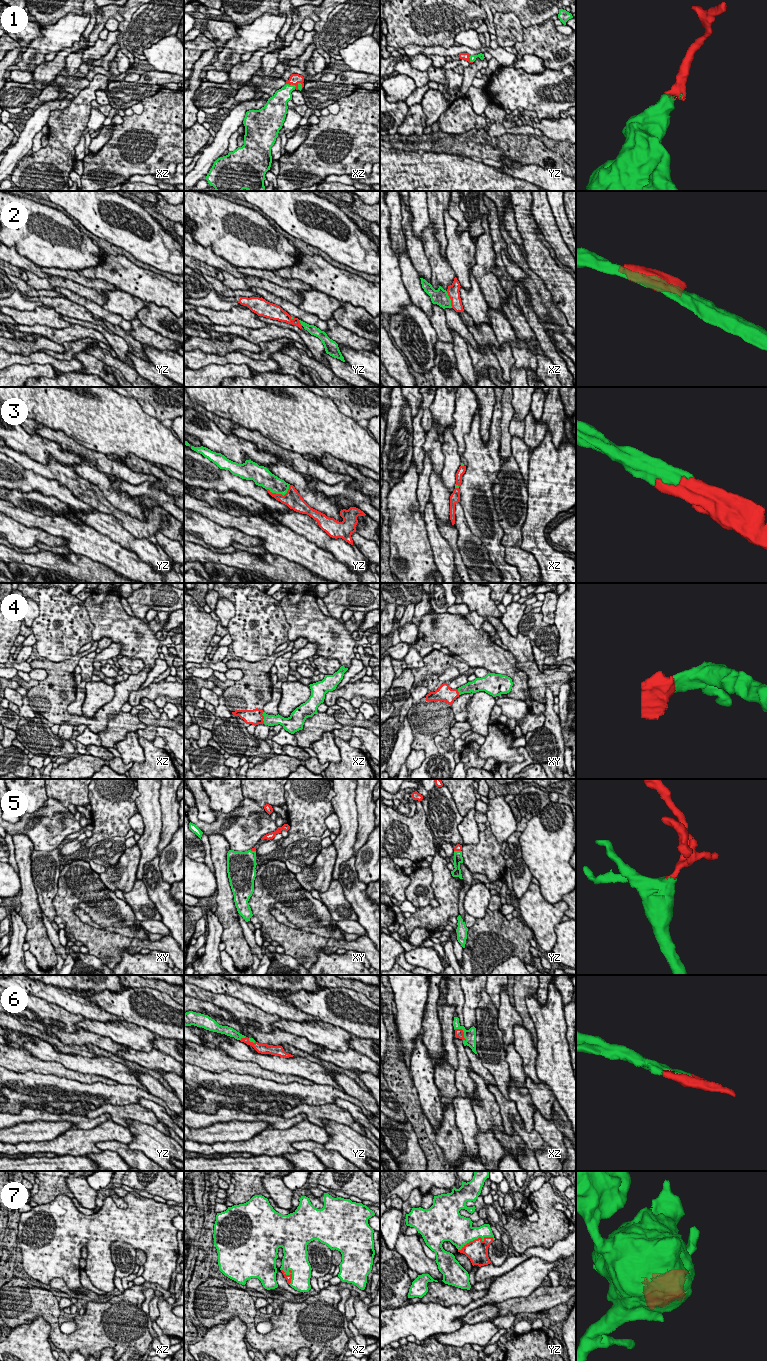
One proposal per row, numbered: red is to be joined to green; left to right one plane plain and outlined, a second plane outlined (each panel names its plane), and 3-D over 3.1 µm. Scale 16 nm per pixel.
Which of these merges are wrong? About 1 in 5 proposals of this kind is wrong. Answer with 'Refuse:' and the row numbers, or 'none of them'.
Refuse: 2

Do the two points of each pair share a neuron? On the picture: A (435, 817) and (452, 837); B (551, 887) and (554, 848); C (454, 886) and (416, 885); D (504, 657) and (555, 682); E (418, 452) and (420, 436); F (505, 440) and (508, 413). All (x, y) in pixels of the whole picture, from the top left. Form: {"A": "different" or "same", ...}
{"A": "same", "B": "same", "C": "different", "D": "different", "E": "same", "F": "same"}

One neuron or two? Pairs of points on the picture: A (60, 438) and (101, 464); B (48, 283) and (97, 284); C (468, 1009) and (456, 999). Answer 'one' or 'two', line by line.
A: one
B: two
C: two

